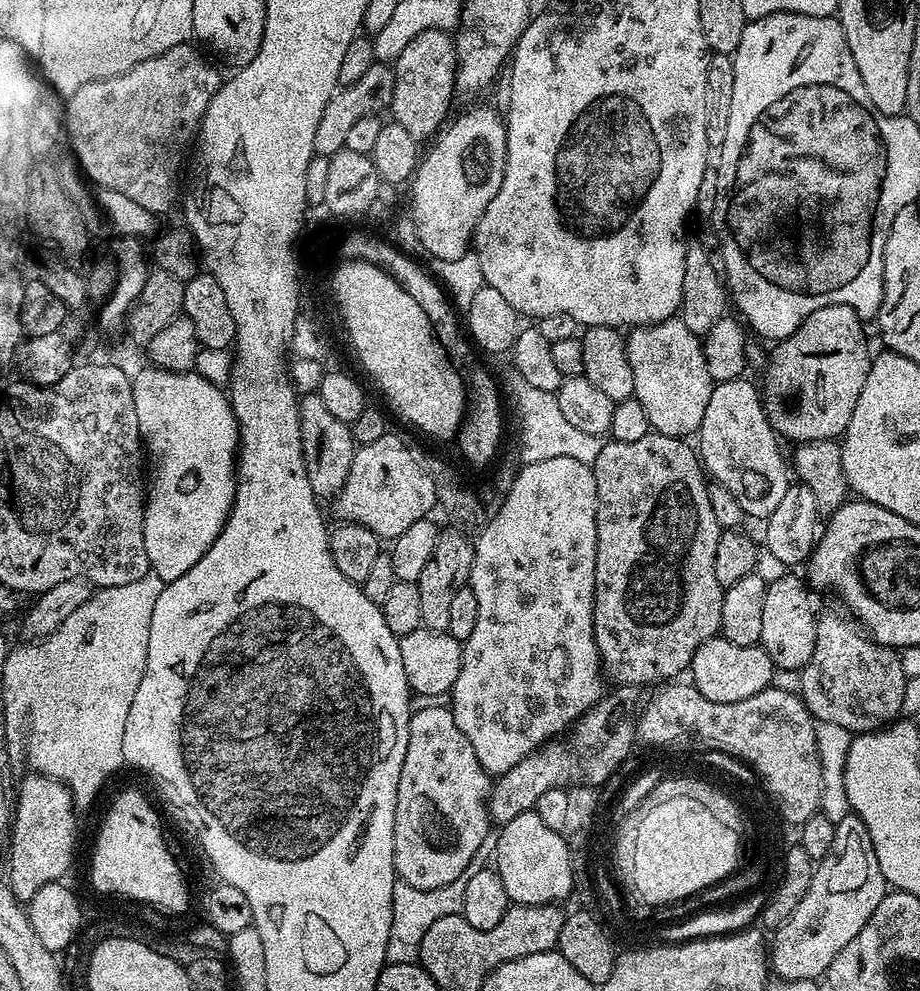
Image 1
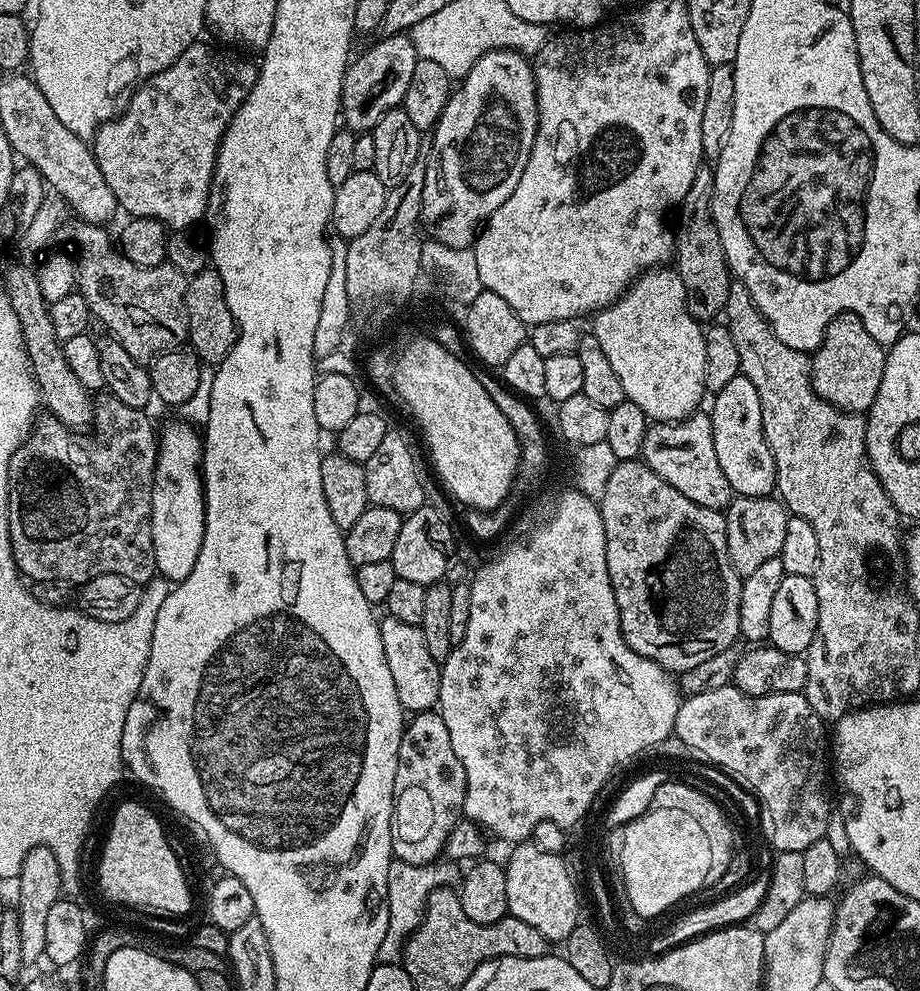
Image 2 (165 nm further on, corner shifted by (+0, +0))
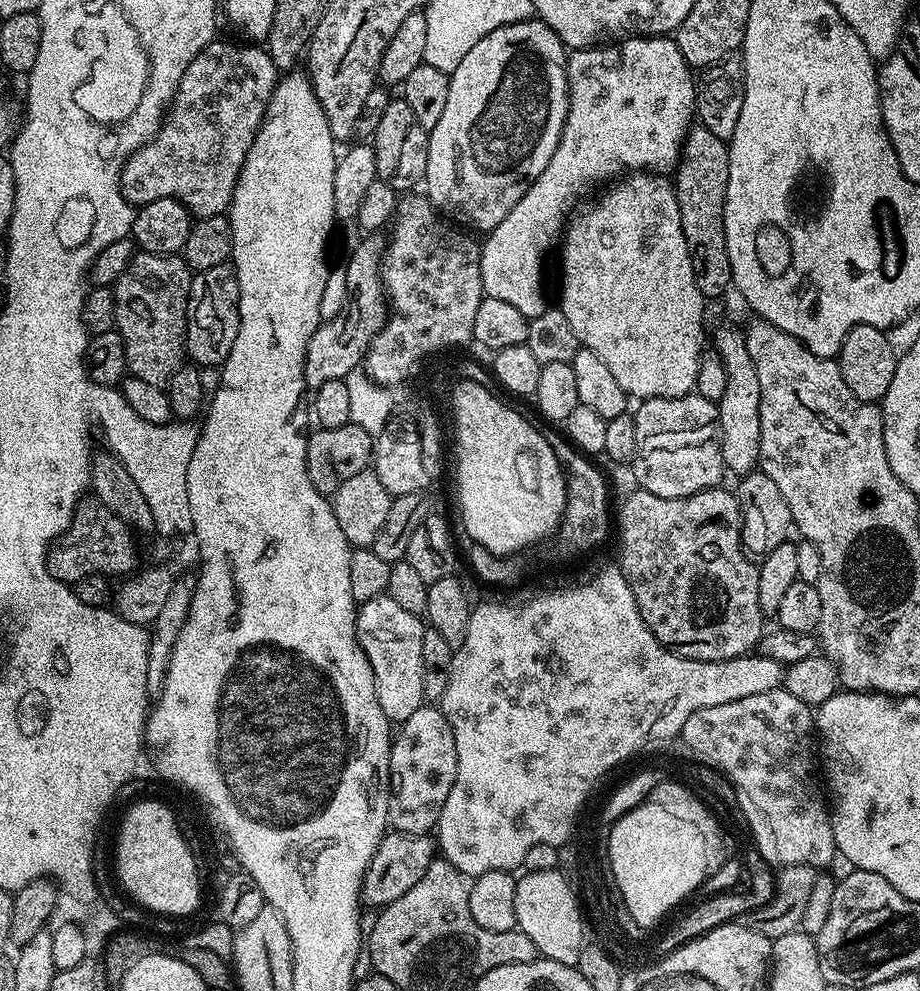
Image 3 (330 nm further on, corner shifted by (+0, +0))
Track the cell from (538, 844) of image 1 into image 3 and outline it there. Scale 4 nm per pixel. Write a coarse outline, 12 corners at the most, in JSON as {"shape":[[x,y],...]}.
{"shape":[[556,868],[524,872],[516,928],[545,960],[576,965],[577,890]]}

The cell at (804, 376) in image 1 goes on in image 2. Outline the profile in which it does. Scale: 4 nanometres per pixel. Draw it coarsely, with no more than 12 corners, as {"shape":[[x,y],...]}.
{"shape":[[838,314],[811,353],[812,389],[867,413],[885,345],[858,314]]}

